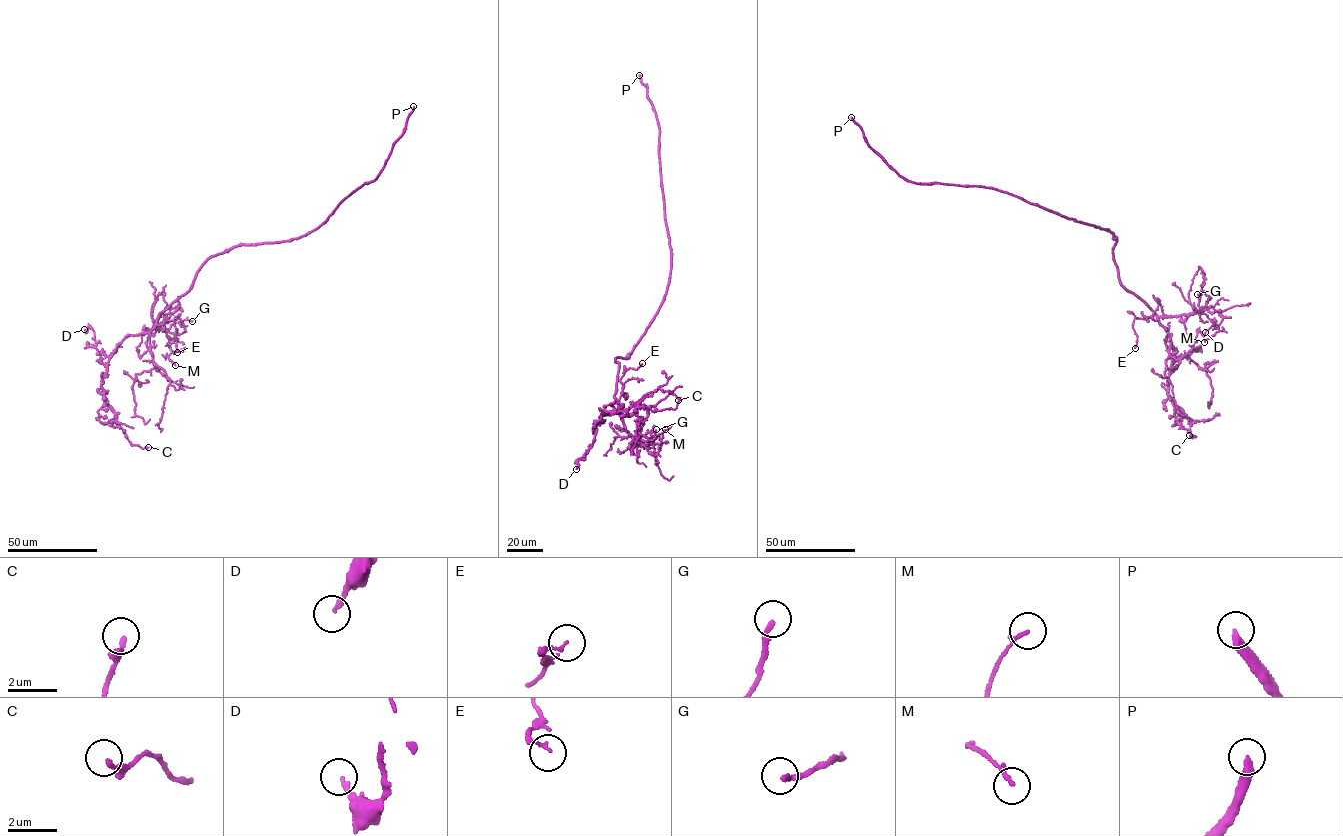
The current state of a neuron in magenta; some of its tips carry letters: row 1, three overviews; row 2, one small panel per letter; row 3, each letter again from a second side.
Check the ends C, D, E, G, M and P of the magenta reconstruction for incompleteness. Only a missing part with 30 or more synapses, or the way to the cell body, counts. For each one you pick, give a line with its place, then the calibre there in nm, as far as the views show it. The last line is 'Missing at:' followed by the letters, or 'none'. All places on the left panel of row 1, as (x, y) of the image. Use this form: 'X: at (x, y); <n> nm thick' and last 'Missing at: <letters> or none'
P: at (413, 106); 360 nm thick
Missing at: P

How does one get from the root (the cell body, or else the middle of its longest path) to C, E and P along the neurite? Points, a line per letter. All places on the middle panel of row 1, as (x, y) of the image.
C: (638, 341), (615, 359), (618, 409), (601, 419), (637, 406), (674, 409), (678, 400)
E: (638, 341), (626, 358), (615, 359), (616, 400), (622, 391), (620, 378), (642, 363)
P: (638, 341), (662, 301), (671, 258), (661, 181), (659, 125), (647, 87), (639, 75)

